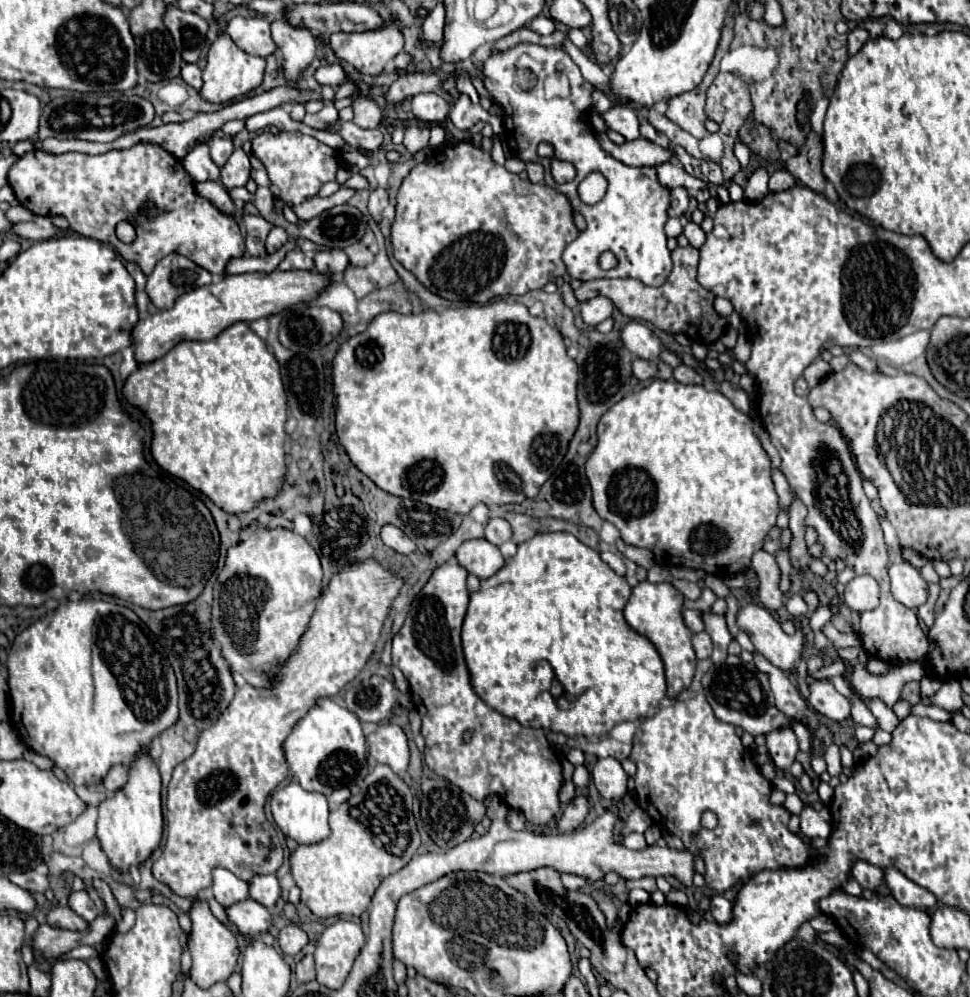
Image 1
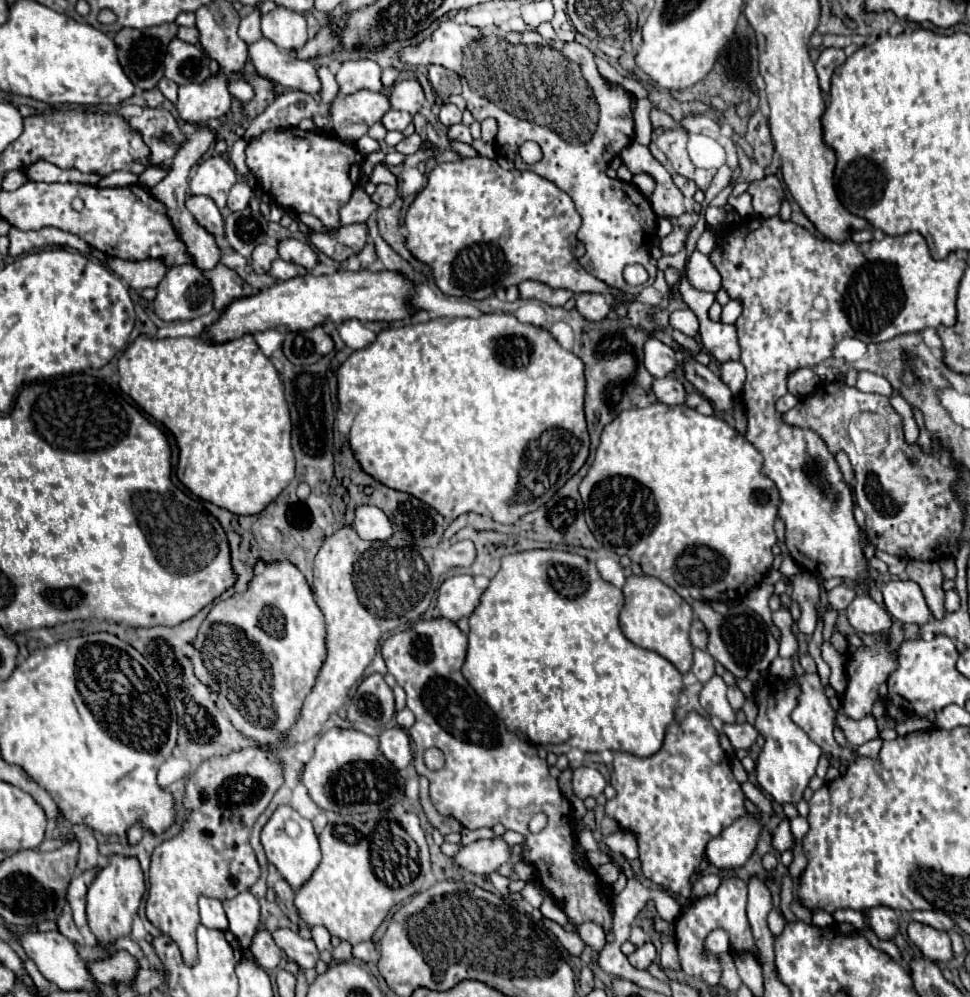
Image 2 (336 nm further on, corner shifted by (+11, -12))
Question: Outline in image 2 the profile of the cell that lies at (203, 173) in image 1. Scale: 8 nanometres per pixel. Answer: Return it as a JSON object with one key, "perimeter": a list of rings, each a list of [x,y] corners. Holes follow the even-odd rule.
{"perimeter":[[[188,195],[186,207],[194,215],[196,223],[202,225],[216,239],[224,235],[224,219],[222,219],[222,215],[212,199],[206,199],[204,195]]]}

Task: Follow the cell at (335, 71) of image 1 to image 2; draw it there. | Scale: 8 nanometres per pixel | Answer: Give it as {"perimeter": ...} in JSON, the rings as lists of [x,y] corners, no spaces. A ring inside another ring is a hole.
{"perimeter":[[[242,79],[230,81],[230,83],[228,83],[228,91],[230,91],[230,95],[234,95],[234,97],[240,99],[240,101],[250,101],[250,99],[254,97],[252,87],[250,87],[246,81],[242,81]]]}

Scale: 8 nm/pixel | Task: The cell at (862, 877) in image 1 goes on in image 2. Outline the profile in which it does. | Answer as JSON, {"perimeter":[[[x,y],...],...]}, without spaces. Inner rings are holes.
{"perimeter":[[[880,905],[880,907],[866,911],[866,917],[868,917],[870,929],[876,933],[878,939],[890,941],[898,933],[898,915],[894,909]]]}

